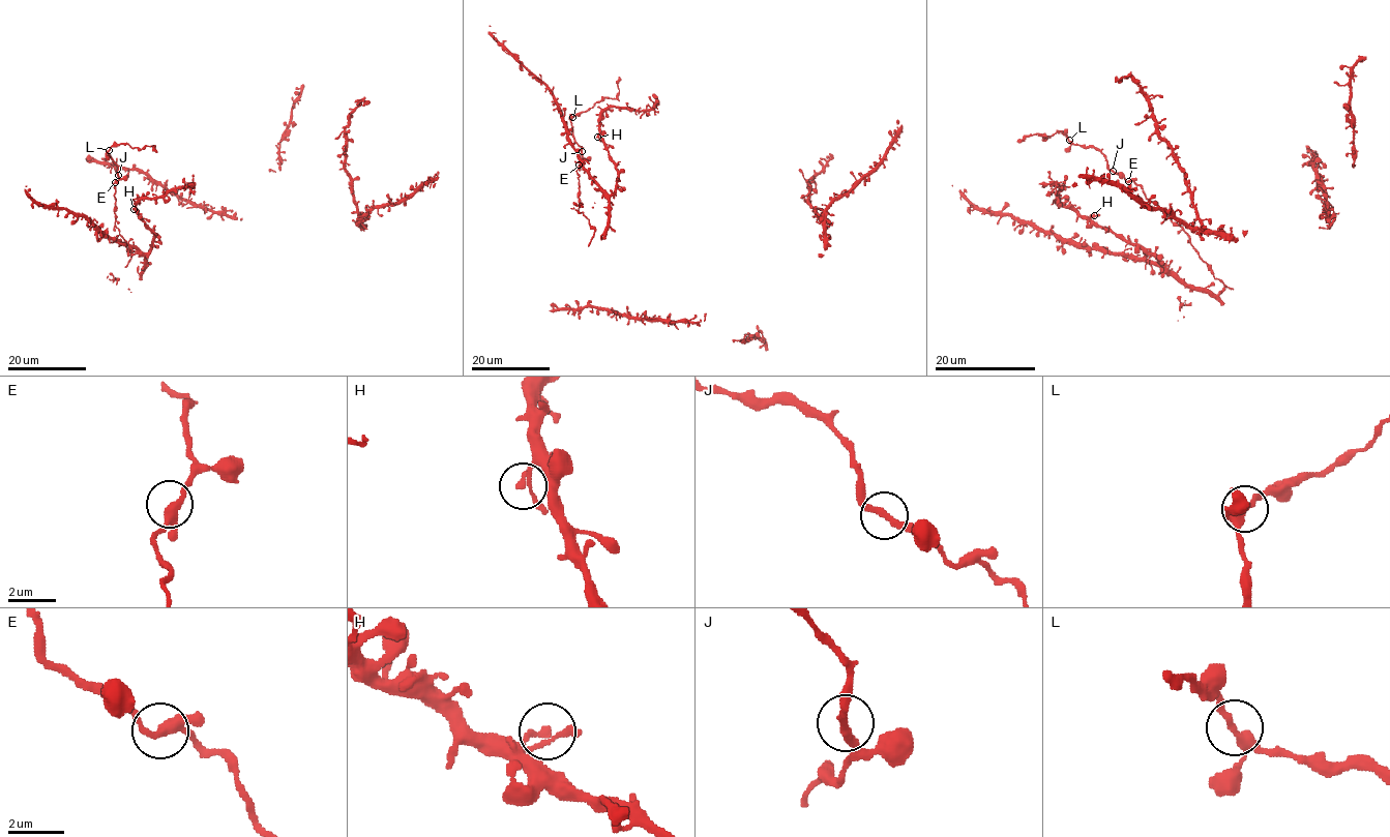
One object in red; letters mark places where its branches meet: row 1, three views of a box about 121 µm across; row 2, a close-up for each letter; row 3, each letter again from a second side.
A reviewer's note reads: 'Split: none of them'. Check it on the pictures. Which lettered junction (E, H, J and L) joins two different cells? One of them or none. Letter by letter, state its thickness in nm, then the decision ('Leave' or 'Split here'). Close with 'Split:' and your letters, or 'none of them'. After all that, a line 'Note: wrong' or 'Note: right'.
E: Thickness 280 nm. Leave
H: Thickness 200 nm. Leave
J: Thickness 240 nm. Leave
L: Thickness 260 nm. Leave
Split: none of them
Note: right

